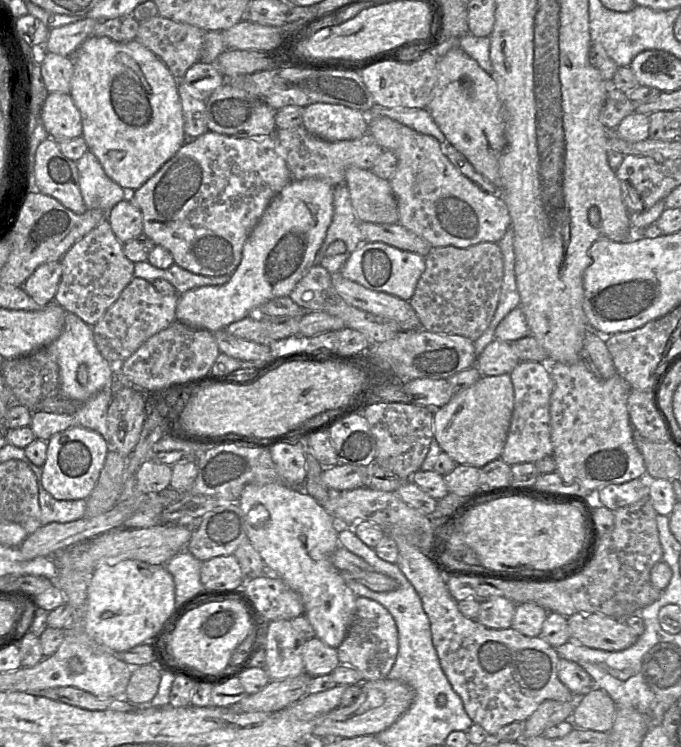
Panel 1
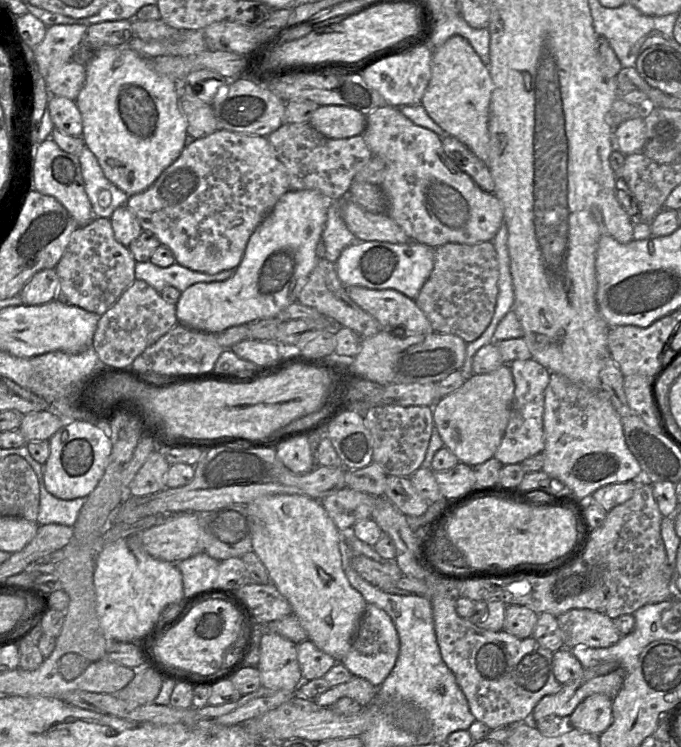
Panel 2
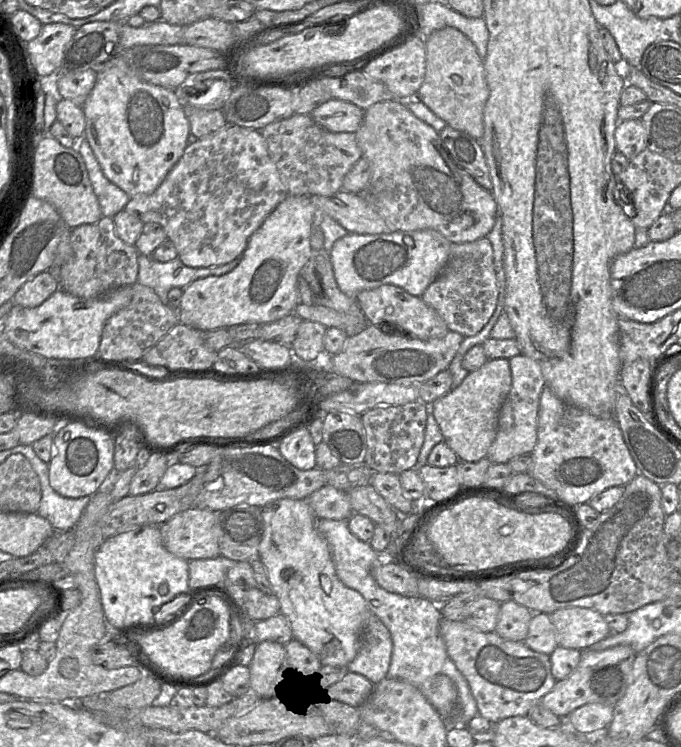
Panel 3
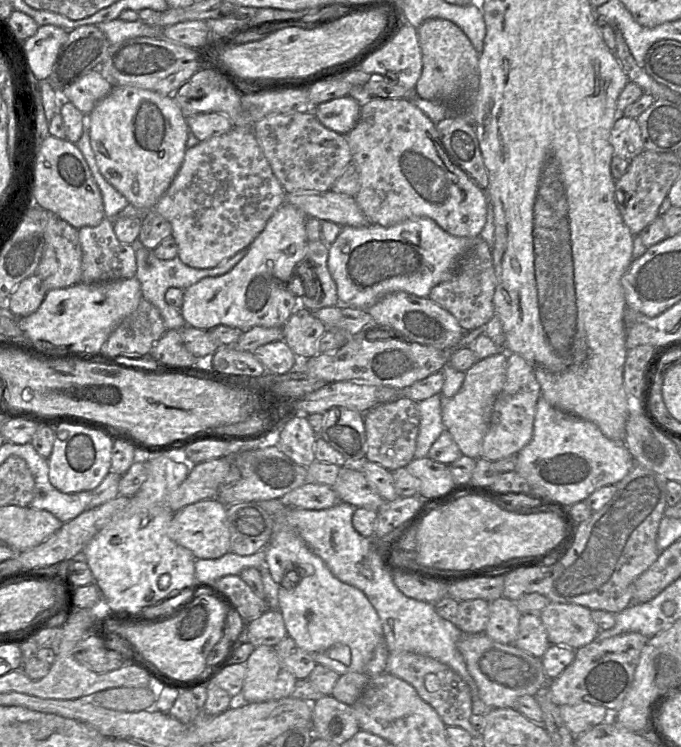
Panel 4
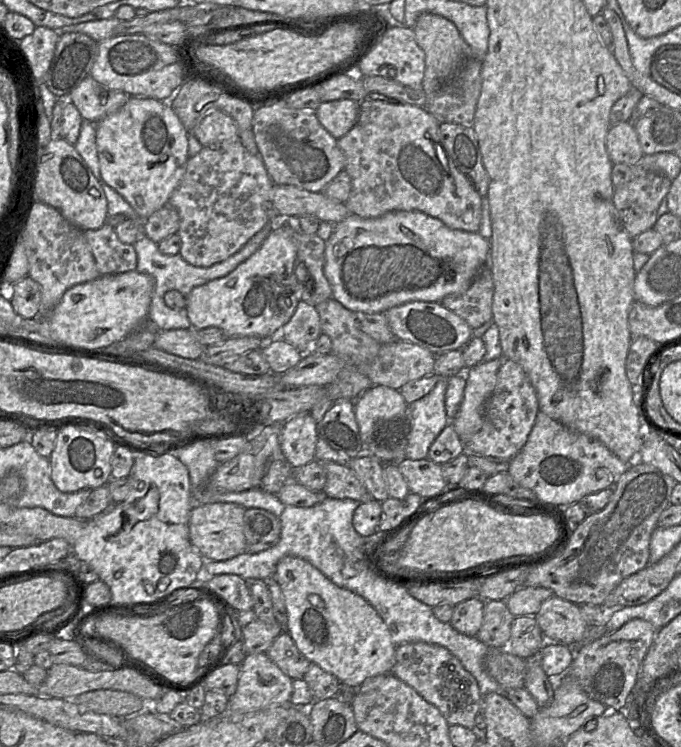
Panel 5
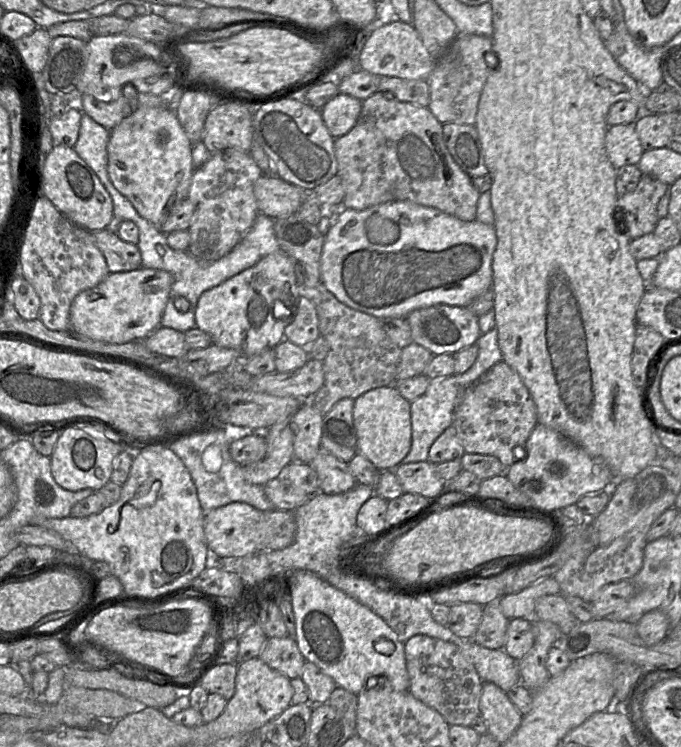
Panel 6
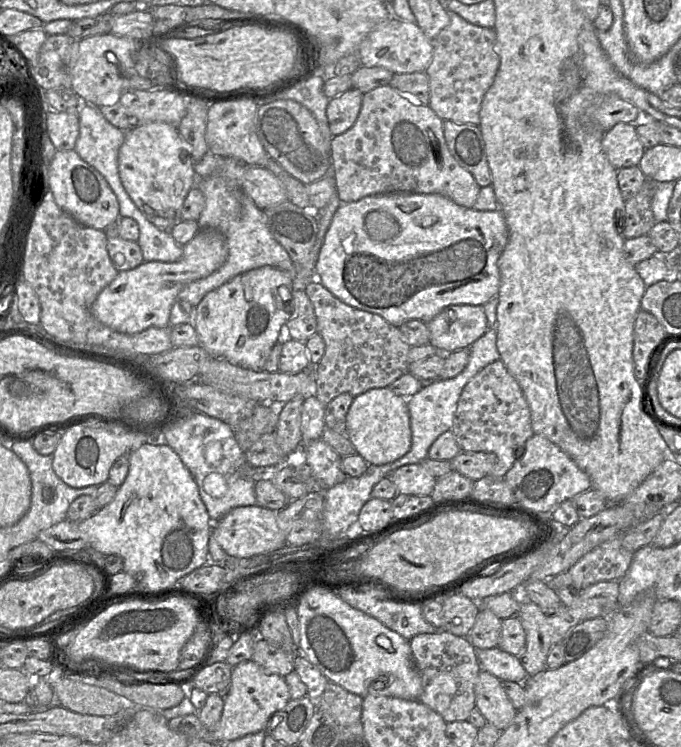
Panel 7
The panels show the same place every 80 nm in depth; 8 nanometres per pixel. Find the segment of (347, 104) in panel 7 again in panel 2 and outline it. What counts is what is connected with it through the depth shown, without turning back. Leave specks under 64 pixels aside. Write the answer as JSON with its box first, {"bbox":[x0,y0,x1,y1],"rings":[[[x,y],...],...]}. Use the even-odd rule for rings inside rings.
{"bbox":[308,104,366,139],"rings":[[[328,104],[318,106],[308,123],[328,138],[341,139],[363,134],[366,116],[354,108]]]}

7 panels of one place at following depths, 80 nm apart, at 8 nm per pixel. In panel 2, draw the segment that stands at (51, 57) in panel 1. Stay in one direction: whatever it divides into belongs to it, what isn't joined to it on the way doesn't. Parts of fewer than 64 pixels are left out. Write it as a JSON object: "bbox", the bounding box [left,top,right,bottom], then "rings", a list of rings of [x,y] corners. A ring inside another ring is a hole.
{"bbox":[45,62,86,101],"rings":[[[68,62],[59,68],[50,68],[45,83],[52,96],[75,101],[86,79],[86,66]]]}

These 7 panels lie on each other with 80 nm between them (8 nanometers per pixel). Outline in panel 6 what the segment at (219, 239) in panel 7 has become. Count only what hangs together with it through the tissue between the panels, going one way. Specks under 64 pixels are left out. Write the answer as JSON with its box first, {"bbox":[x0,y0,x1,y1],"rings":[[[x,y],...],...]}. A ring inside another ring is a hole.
{"bbox":[70,266,172,344],"rings":[[[140,266],[132,271],[109,273],[98,285],[80,292],[74,298],[70,307],[71,331],[113,344],[144,340],[160,326],[172,284],[172,275],[161,269]]]}

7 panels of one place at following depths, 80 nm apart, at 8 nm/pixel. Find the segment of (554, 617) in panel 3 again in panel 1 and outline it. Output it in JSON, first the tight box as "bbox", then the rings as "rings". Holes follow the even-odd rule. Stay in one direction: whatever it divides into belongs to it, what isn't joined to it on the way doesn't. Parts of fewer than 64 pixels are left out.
{"bbox":[567,613,638,651],"rings":[[[576,613],[567,617],[571,640],[606,651],[621,651],[638,639],[623,621],[599,613]]]}

